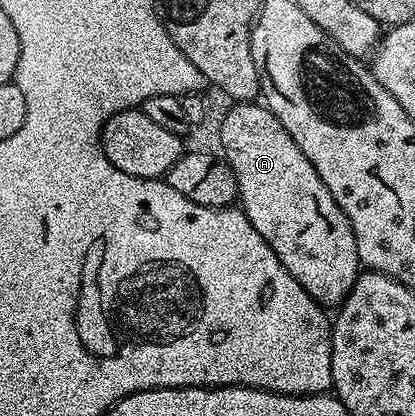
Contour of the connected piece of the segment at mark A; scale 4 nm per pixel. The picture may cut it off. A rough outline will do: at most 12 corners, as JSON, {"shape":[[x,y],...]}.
{"shape":[[265,104],[221,152],[242,214],[314,301],[360,272],[344,211]]}

